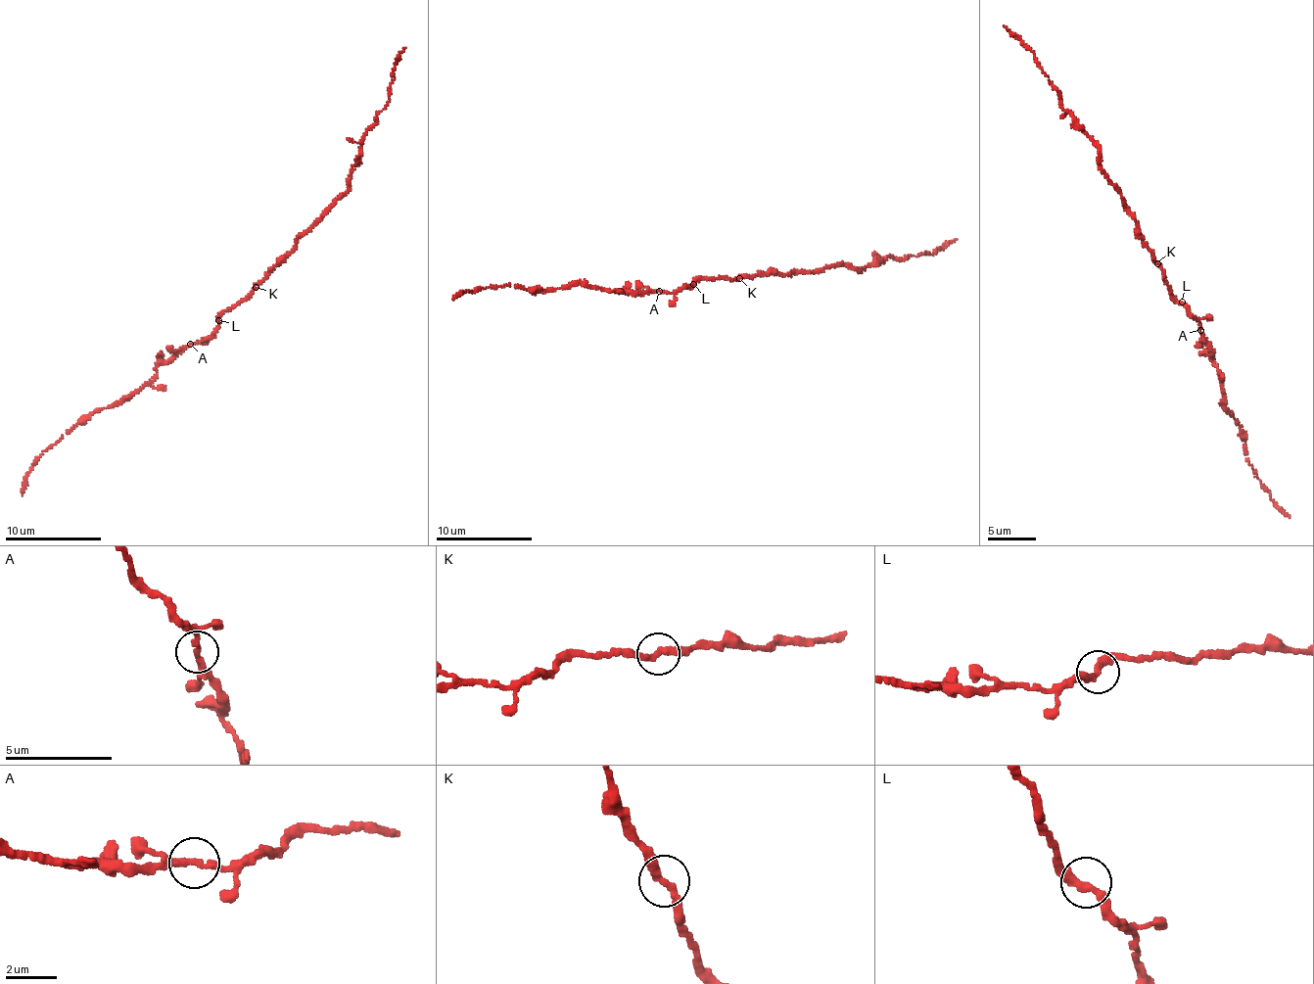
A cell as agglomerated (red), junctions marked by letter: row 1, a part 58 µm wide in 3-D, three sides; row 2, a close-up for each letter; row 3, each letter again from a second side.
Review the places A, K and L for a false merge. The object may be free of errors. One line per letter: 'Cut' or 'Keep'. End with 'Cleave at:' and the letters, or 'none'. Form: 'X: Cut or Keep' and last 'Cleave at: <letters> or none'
A: Keep
K: Keep
L: Keep
Cleave at: none

